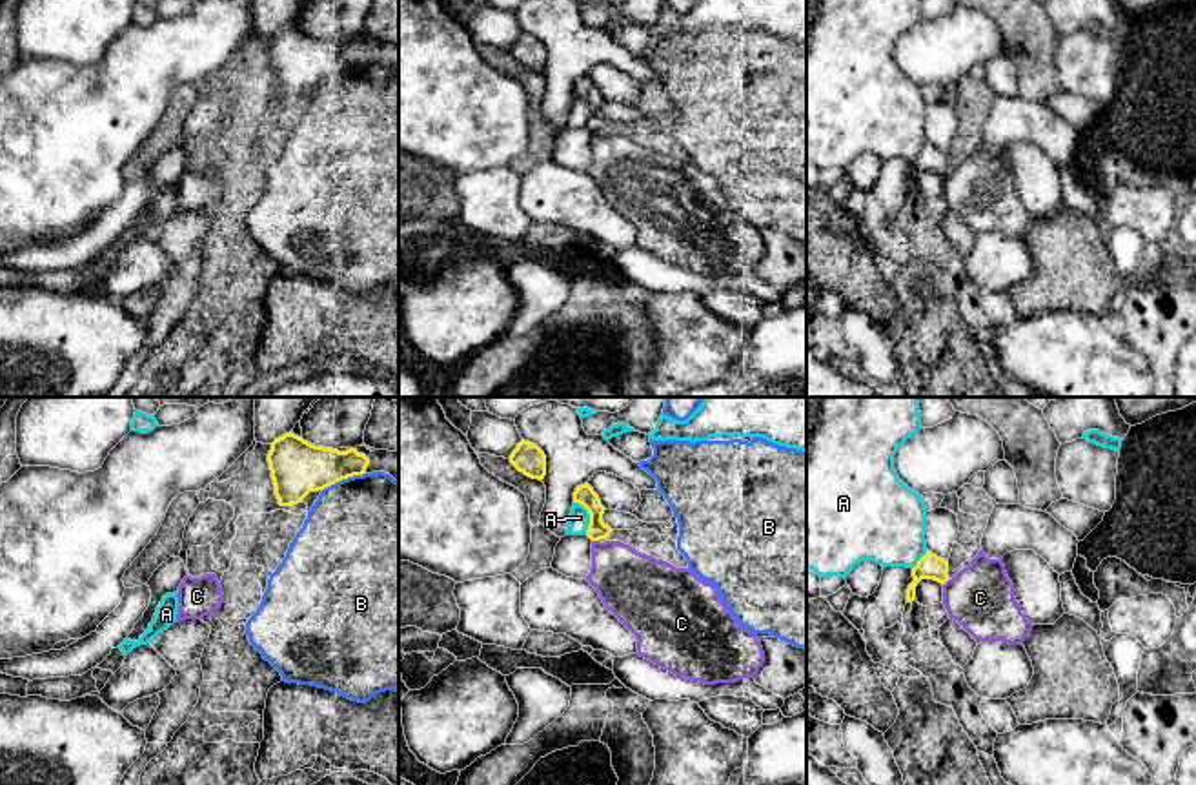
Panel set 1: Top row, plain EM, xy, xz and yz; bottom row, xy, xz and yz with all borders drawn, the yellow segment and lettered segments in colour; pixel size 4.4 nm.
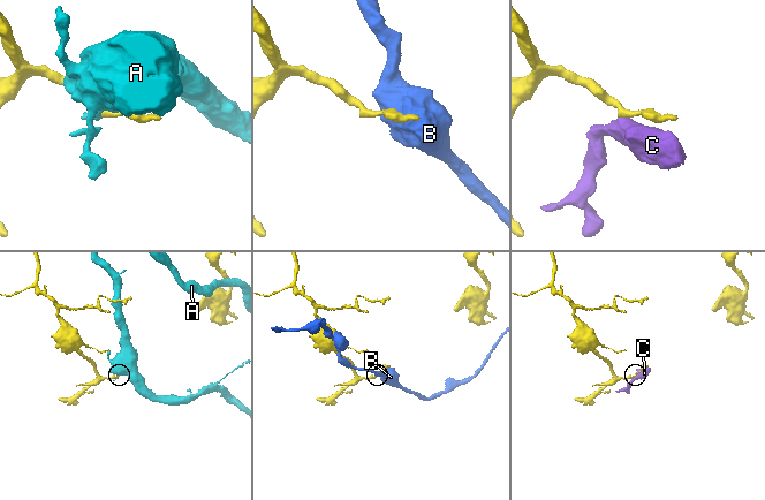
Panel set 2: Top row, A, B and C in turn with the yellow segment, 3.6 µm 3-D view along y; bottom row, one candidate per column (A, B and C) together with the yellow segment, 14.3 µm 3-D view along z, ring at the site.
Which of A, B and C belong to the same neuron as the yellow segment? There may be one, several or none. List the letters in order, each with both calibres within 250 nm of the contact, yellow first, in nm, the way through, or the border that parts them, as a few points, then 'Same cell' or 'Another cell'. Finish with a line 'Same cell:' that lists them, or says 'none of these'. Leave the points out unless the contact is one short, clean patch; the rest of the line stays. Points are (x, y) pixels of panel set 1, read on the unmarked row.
A: Thickness 90 nm (yellow) against 90 nm. Another cell
B: Thickness 240 nm (yellow) against 500 nm. Another cell
C: Thickness 90 nm (yellow) against 280 nm. Boundary: xz (592, 132), (598, 133). Another cell
Same cell: none of these

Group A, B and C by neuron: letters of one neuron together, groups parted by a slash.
A / B / C

